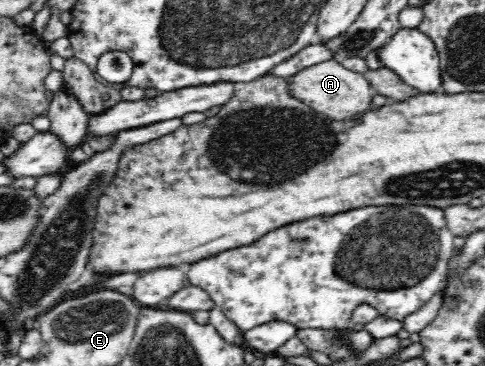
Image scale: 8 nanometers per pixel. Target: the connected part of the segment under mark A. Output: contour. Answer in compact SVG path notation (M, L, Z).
M329 59L285 77L285 81L287 81L289 95L301 100L303 104L311 106L313 110L327 114L333 120L345 120L345 118L353 118L355 114L361 114L369 108L369 102L373 98L372 86L363 76L364 73L350 71L341 63Z

